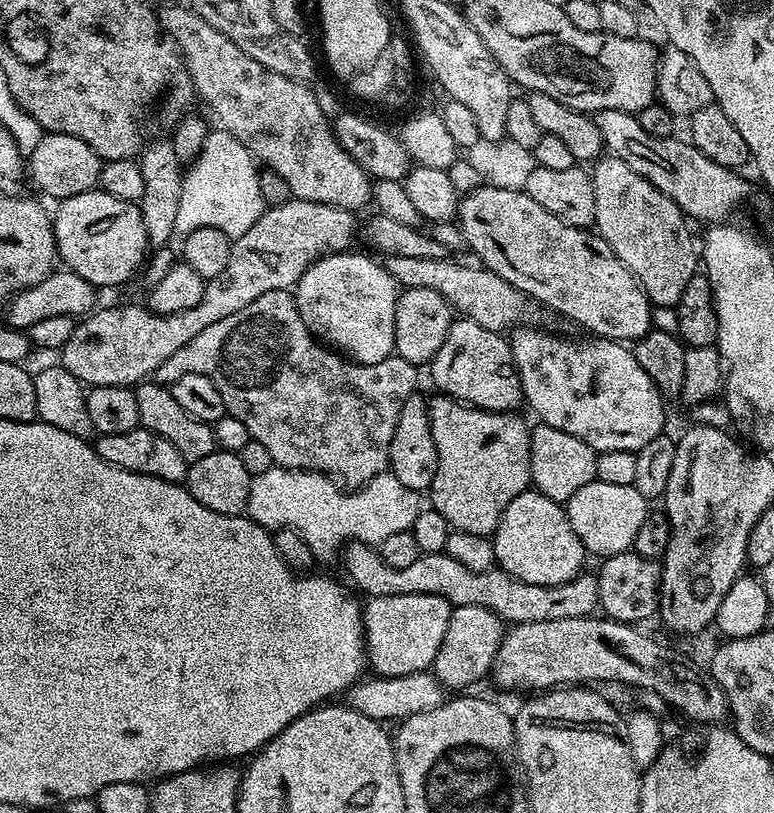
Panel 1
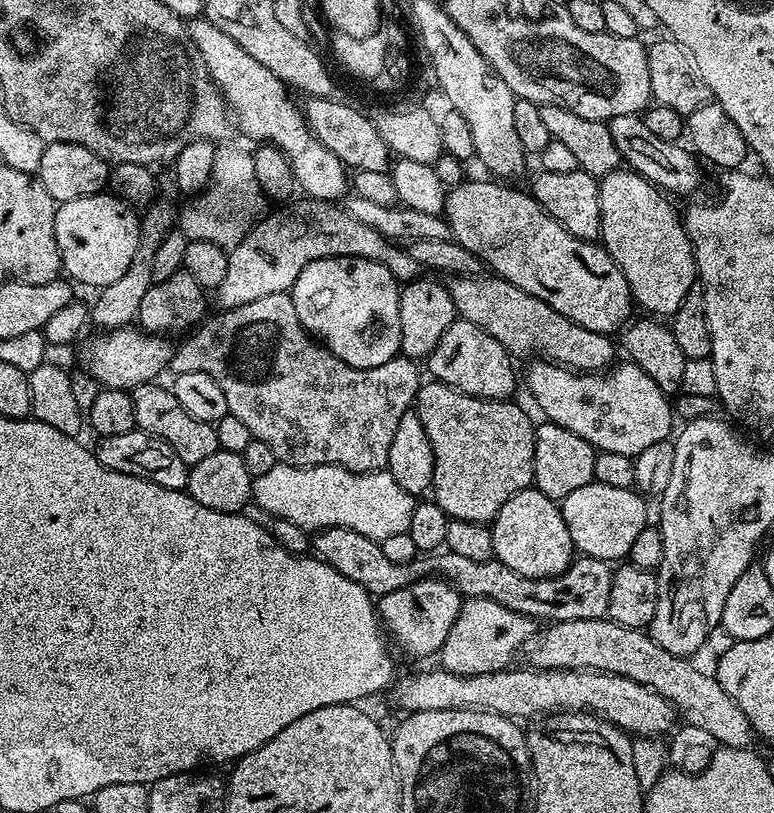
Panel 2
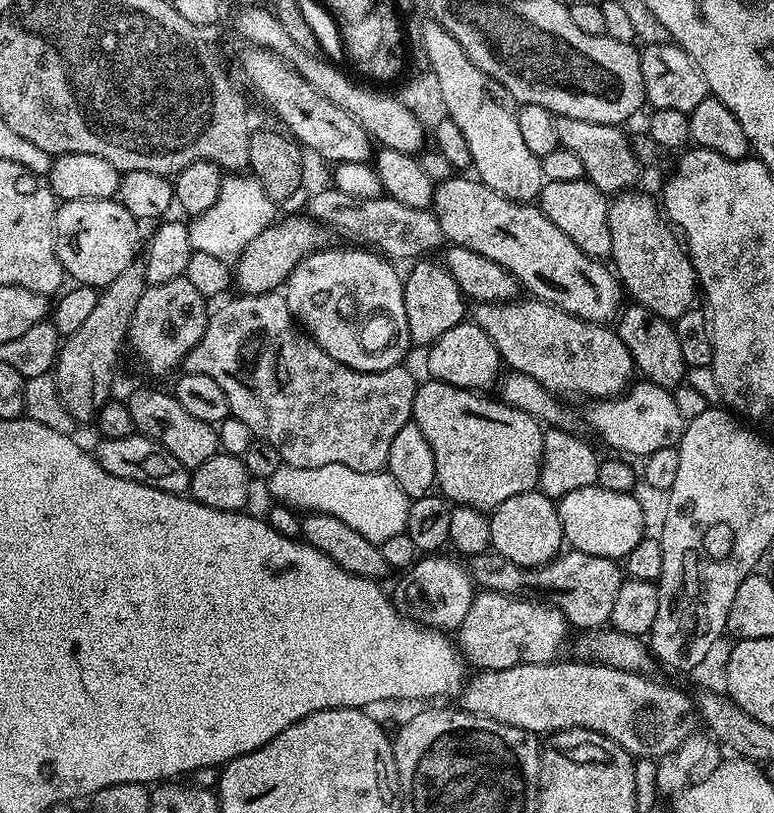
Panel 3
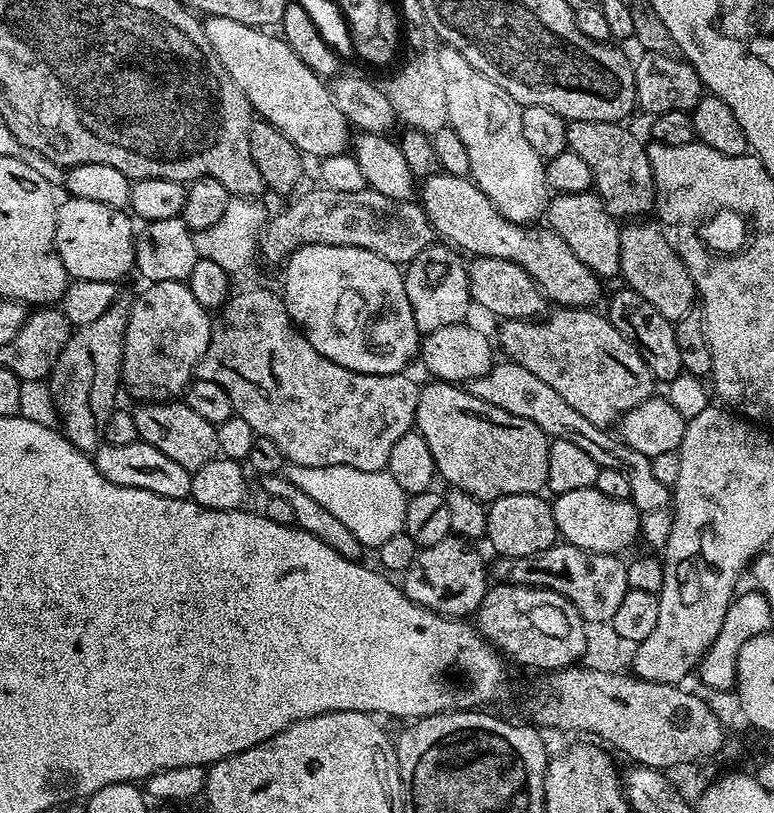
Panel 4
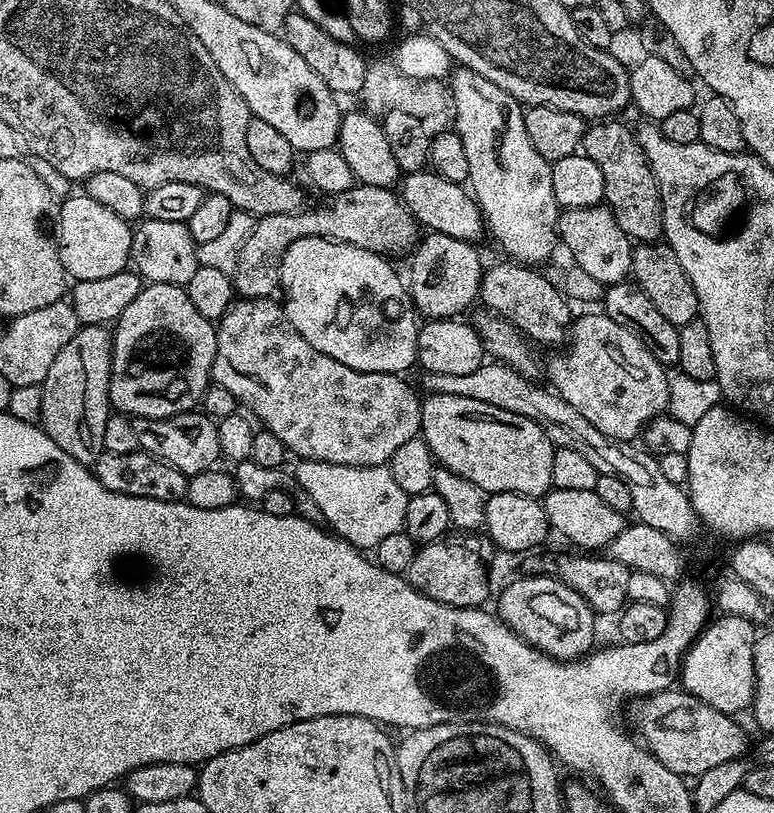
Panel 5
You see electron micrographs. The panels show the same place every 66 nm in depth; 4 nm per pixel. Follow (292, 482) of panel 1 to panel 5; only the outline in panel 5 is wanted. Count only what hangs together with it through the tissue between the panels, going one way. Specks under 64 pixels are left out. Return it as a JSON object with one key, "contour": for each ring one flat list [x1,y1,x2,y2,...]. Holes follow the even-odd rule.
{"contour":[[300,460,294,468,296,483,306,490,306,494,318,506,323,523,337,536,350,542,361,550,374,550,382,538,401,531,406,518,407,494,394,482,394,474,387,466,371,468,370,466,342,466,341,464,324,464,321,460]]}

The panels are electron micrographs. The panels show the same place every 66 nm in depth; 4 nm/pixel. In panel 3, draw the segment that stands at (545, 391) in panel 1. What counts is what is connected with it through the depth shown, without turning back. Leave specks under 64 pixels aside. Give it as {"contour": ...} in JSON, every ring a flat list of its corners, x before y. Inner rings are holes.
{"contour":[[646,379,633,383,618,396,592,400,589,405,584,412,589,426,600,435,602,443,609,444,616,451,613,453,623,454,628,458,643,458,654,454,654,450,677,447,684,433,686,420,678,412,672,392]]}

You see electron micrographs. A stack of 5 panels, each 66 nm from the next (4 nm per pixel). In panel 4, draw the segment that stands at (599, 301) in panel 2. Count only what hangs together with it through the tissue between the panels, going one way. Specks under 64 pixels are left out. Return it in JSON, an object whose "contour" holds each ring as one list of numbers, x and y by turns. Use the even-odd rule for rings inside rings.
{"contour":[[443,170,437,171,435,176,425,176,418,200,441,241,473,257,506,258,522,266,522,270,526,270,526,274,530,274,530,278,534,278,543,290,545,297,551,303,553,300,553,305,586,308,595,305,595,300,599,298,601,277,582,266,582,262,570,254,570,246,566,246,556,232,544,226,536,228,540,226,511,224,468,176,451,176]]}

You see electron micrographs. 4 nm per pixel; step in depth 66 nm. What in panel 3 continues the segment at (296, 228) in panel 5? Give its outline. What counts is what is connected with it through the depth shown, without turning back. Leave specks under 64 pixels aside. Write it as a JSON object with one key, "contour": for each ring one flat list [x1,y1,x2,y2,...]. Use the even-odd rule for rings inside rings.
{"contour":[[327,186,321,192,316,192,308,200,307,215,316,220,325,228,331,228,333,233,349,236,349,241,360,246,367,246,375,250,379,255,393,261,411,261,413,258,423,257,425,254,432,254,432,251,443,249,446,241,442,234,442,226,438,226,436,213,426,208,415,208,414,206,402,206,402,202,394,202,381,194,378,198,350,198,342,194,335,186]]}

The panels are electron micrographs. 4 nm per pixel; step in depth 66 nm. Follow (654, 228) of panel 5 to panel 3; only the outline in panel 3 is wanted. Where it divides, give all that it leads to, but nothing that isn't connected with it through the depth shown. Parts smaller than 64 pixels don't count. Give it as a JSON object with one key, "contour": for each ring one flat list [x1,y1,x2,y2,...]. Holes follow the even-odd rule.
{"contour":[[555,117,558,142,561,148,571,150,584,167,586,179,605,194,629,191,640,176,641,161,632,149,632,140,623,127,602,122,582,122,582,118]]}

